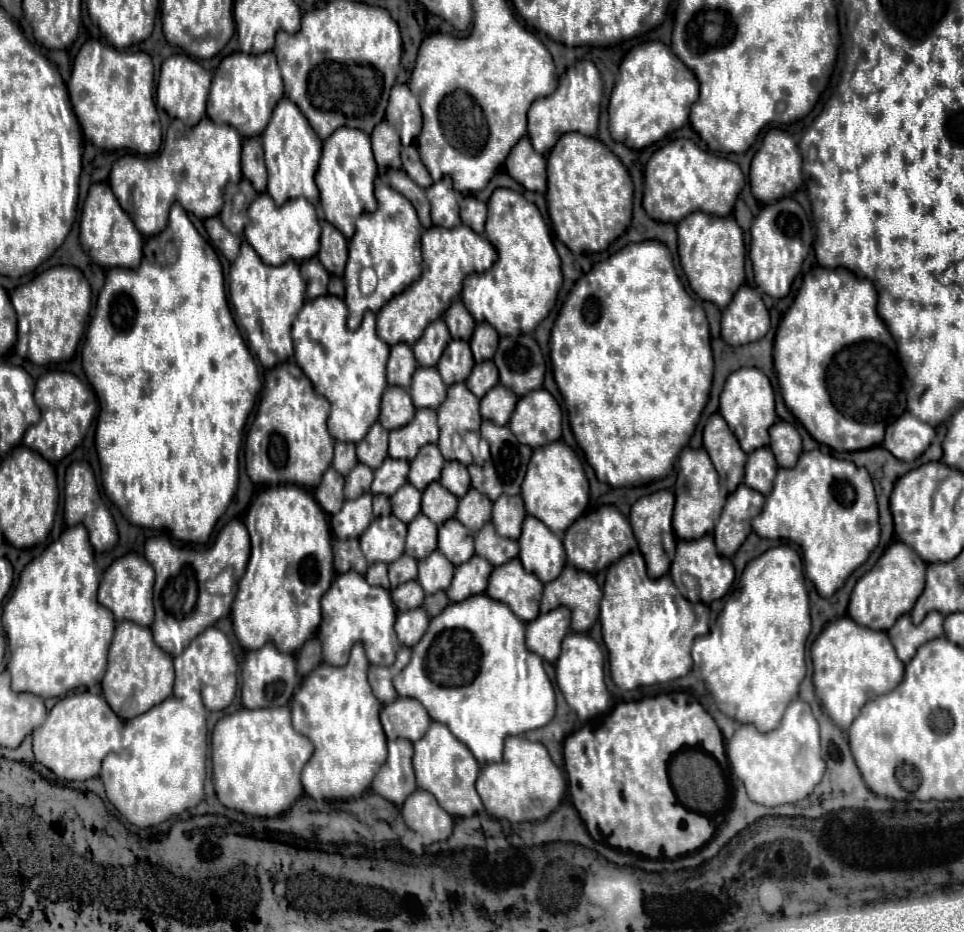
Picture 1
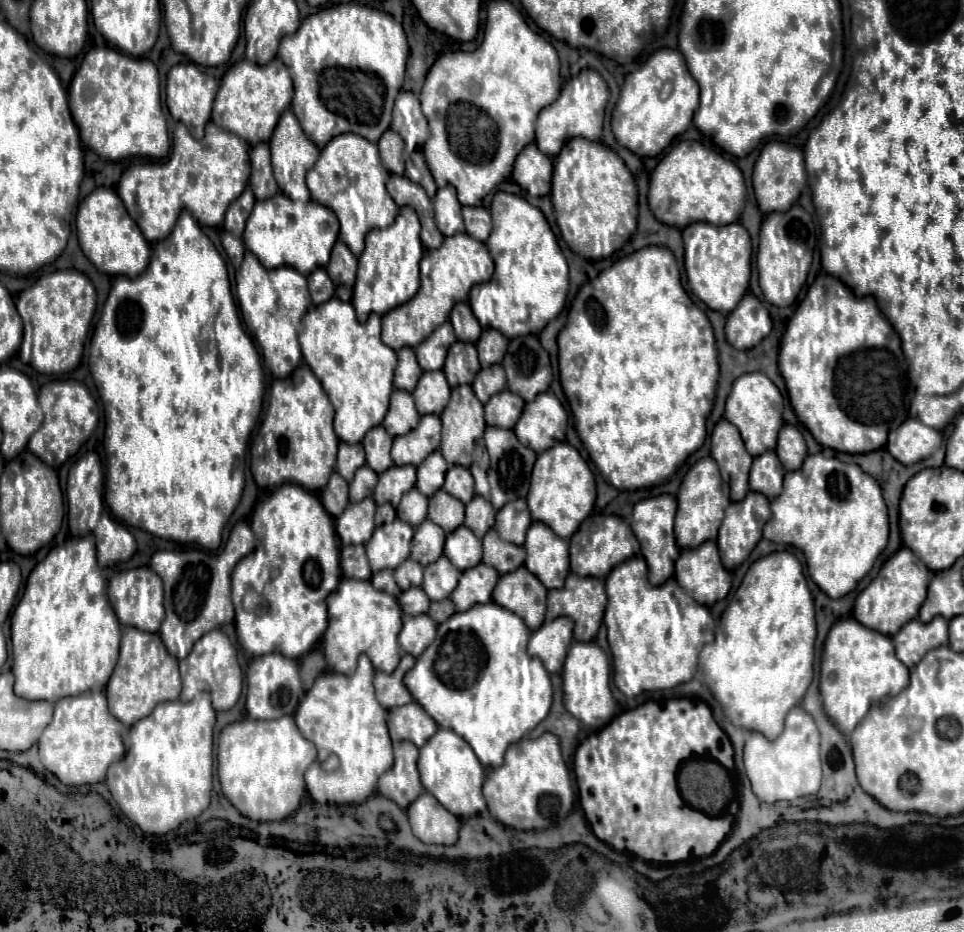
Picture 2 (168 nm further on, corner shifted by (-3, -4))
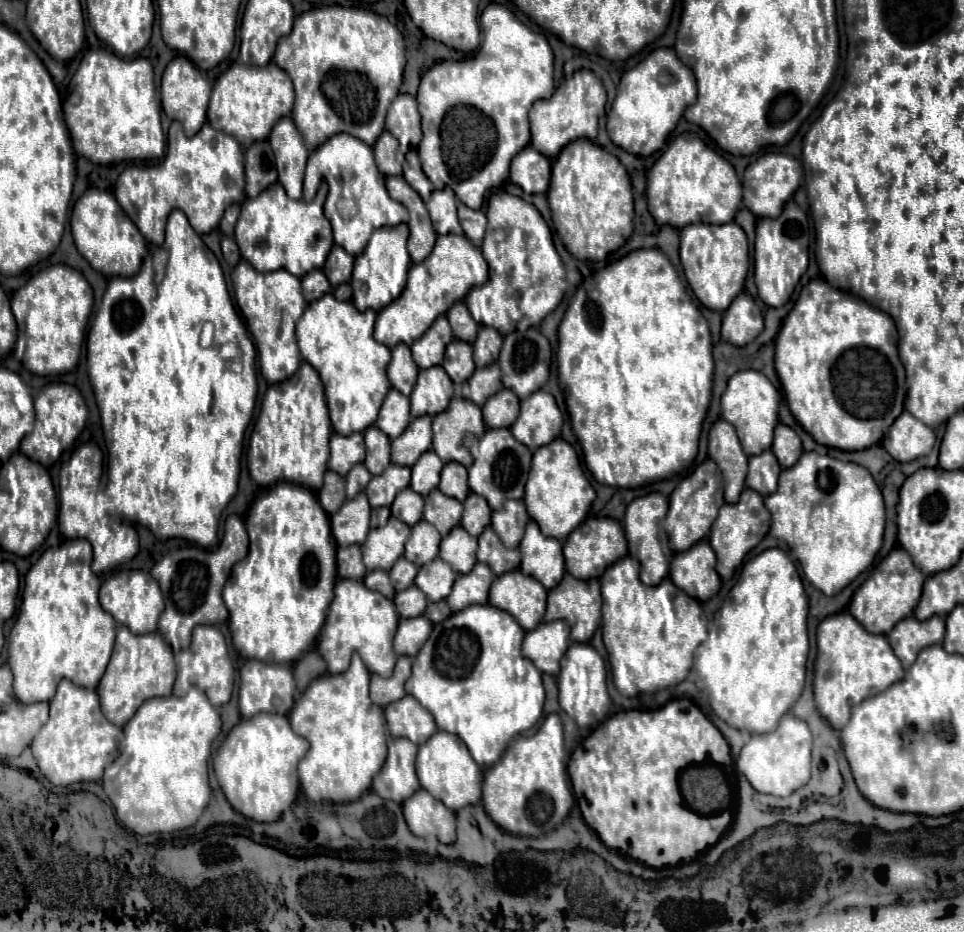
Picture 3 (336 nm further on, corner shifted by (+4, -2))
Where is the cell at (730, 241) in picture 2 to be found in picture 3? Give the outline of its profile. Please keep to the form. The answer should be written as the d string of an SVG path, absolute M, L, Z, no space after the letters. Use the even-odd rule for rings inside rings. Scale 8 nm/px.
M694 223L680 229L680 261L698 301L714 311L726 311L732 299L744 289L748 271L748 239L740 225Z

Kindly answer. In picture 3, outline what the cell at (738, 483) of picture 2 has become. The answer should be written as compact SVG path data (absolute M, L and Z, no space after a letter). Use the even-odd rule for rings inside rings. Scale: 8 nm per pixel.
M718 419L708 433L708 455L718 465L724 477L724 499L736 503L744 489L748 457L742 451L738 435L730 423Z

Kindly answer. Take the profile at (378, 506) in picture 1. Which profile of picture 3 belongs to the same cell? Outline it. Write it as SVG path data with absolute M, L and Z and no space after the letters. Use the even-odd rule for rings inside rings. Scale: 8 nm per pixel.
M380 507L373 509L370 517L371 528L384 526L387 523L390 515L391 511L388 507Z

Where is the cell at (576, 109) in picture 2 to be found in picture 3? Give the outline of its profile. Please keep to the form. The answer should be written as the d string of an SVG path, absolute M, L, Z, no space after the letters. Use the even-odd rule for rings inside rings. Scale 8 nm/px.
M588 69L576 71L570 79L558 85L558 89L550 99L542 99L532 105L530 109L532 143L530 145L542 155L546 155L548 159L554 159L566 143L578 137L586 137L594 141L598 133L598 117L604 111L604 105L606 105L606 91L602 81Z

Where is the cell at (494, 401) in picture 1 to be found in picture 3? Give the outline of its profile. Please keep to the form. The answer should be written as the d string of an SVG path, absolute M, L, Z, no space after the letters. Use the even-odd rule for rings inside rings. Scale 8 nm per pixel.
M510 389L494 393L482 407L486 427L510 427L510 423L514 423L514 419L518 417L518 403L520 399Z

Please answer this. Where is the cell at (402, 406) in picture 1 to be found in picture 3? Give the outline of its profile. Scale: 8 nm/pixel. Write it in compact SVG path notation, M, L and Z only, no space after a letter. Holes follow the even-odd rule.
M390 389L382 403L380 415L376 419L376 427L380 431L384 431L390 439L394 439L394 437L402 435L402 431L408 427L410 419L412 419L410 399L406 395L402 395L400 391Z

